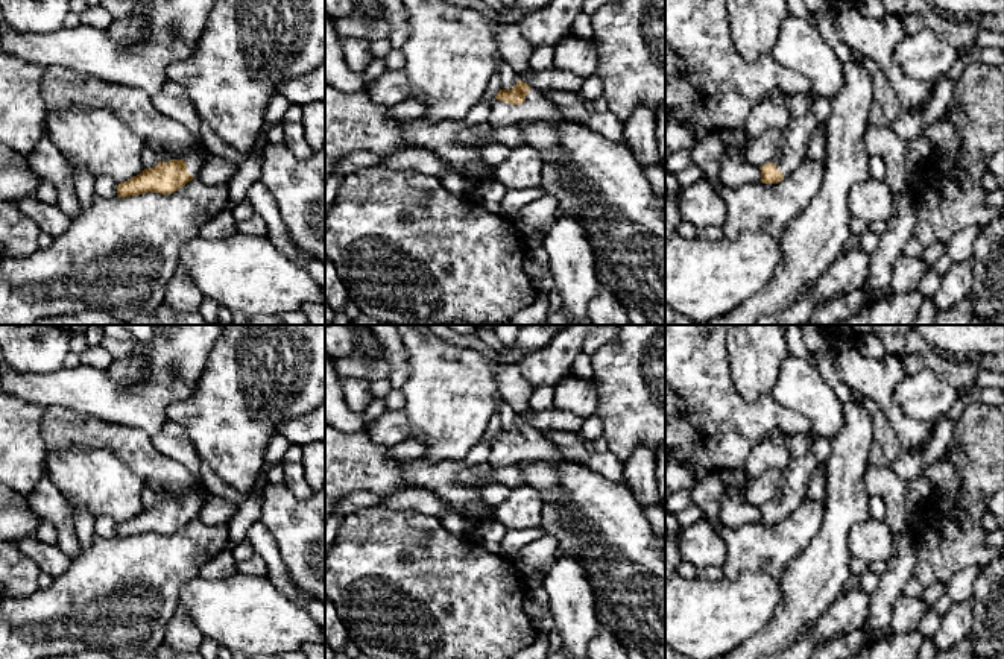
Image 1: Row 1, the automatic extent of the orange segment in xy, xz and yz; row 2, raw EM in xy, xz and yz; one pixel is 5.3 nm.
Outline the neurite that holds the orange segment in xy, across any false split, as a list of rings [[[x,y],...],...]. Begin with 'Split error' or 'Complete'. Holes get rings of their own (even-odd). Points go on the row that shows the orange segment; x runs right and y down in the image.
Split error. [[[196,135],[202,146],[199,150],[169,152],[159,150],[158,164],[152,169],[144,169],[140,175],[120,182],[117,185],[118,197],[131,197],[143,193],[170,194],[184,187],[191,179],[197,179],[205,161],[211,158],[200,137]]]

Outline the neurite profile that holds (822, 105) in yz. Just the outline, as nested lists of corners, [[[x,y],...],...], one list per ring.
[[[816,94],[811,111],[816,115],[817,123],[826,125],[831,114],[831,97]]]

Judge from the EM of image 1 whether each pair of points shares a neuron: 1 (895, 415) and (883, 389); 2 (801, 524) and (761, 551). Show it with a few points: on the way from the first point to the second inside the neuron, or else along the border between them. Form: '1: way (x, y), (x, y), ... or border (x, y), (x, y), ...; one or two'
1: way (892, 409), (884, 395); one
2: way (792, 533), (782, 542), (770, 547); one

